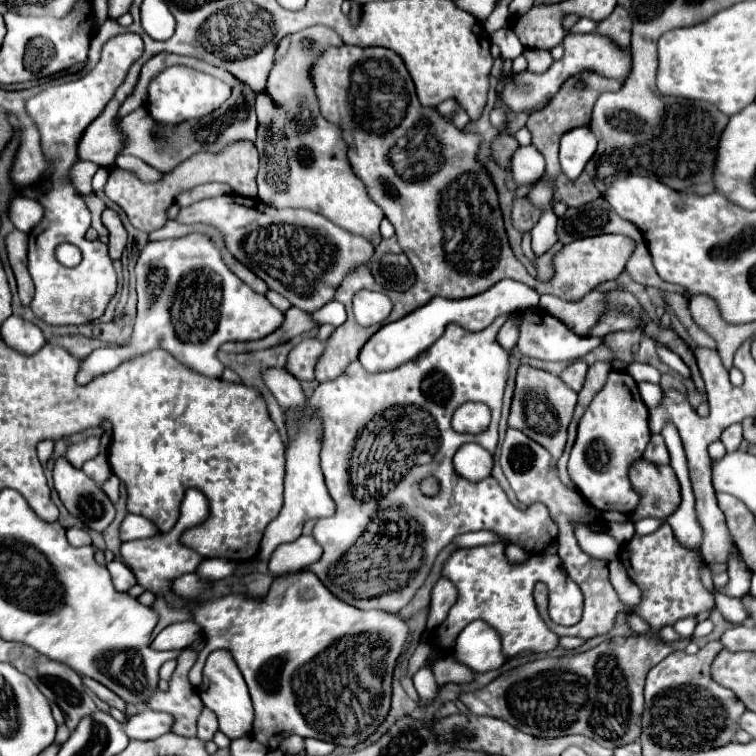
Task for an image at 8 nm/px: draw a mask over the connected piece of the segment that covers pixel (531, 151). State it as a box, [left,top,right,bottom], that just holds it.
[511,145,545,185]

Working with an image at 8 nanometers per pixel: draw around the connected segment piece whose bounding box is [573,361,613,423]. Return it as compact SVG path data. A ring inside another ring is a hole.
M597 361L589 367L589 373L587 373L587 379L585 379L585 385L583 389L579 391L579 401L577 401L577 407L575 407L575 415L573 415L573 421L579 423L581 415L585 413L587 405L591 403L591 399L599 393L599 389L603 389L605 381L607 381L607 375L611 373L611 363L609 361Z

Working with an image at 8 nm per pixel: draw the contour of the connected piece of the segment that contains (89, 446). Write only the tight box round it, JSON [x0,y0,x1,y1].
[67,437,99,467]

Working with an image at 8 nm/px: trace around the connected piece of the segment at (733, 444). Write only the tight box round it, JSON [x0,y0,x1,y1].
[721,423,743,453]

